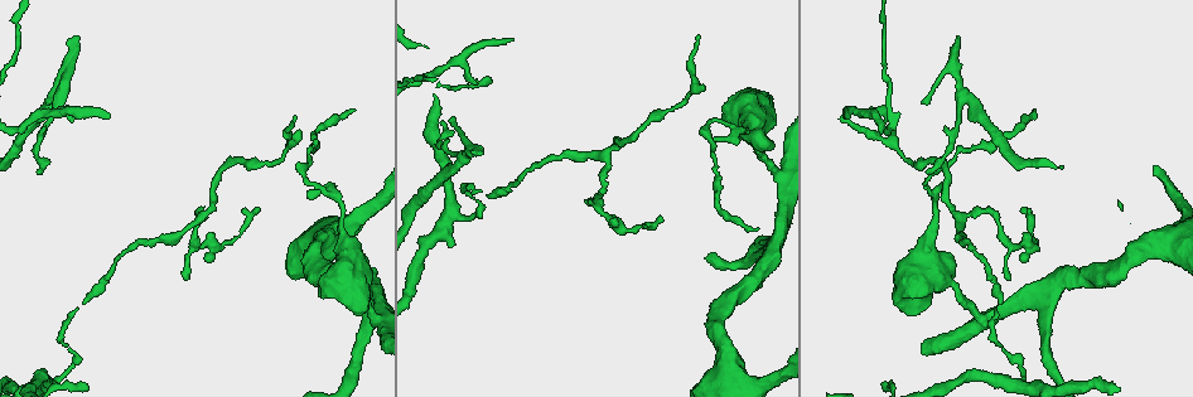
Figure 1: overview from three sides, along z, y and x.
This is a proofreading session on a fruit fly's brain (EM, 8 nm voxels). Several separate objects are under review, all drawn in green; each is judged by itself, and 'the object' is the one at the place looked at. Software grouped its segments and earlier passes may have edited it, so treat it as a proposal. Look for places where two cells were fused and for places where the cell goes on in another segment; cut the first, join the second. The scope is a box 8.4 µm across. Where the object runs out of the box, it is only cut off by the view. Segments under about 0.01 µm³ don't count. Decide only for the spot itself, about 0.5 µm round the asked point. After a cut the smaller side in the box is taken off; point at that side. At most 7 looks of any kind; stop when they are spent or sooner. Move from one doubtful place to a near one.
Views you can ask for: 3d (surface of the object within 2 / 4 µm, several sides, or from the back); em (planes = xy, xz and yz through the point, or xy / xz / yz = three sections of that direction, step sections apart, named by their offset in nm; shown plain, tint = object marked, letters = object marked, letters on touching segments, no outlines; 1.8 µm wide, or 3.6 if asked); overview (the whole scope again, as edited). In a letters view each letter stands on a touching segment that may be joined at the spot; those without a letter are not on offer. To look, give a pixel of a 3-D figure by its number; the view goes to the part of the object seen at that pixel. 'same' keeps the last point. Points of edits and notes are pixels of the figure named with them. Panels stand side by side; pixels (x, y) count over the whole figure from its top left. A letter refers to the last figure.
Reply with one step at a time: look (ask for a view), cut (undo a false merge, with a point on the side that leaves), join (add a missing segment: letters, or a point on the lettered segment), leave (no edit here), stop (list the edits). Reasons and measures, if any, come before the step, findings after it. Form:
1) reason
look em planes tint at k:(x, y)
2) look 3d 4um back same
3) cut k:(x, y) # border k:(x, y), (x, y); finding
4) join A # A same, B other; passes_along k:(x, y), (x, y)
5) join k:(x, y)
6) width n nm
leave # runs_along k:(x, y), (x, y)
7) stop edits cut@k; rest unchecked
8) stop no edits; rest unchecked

thin end
look em xz step 16 letters at 1:(296, 119)

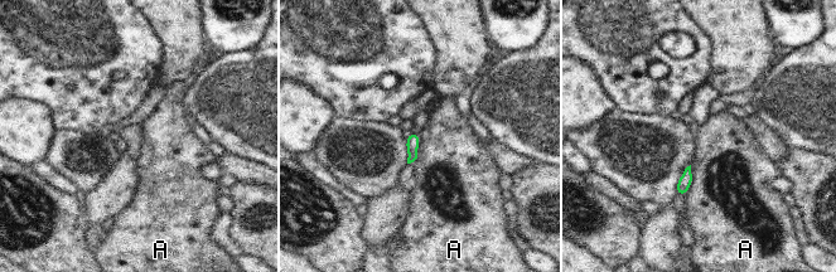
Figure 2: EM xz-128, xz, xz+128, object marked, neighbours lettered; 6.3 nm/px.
look em planes letters same

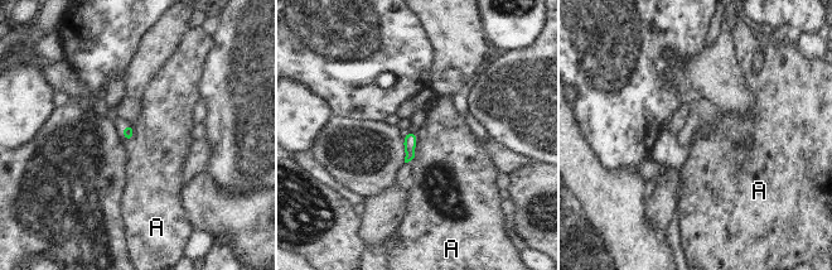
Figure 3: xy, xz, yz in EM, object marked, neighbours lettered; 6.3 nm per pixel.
leave # A other; border 3:(415, 131), (415, 155), (410, 160); none of them fits

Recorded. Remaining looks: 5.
branch stops here
look em planes letters at 1:(49, 104)

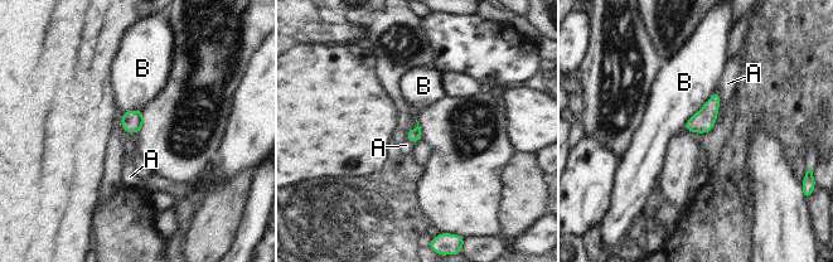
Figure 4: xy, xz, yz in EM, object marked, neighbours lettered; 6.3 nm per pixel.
longest_contact B 300 nm
leave # A other, B other; border 4:(717, 90), (720, 106), (716, 119); no lettered segment goes on from it

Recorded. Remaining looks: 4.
branch stops here
look 3d 4um at 1:(996, 307)

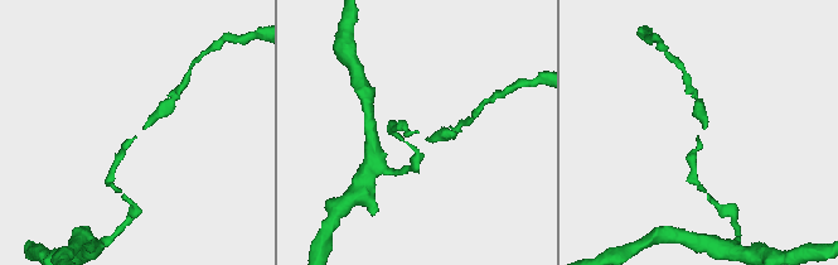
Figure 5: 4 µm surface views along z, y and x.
look em xz step 4 tint at 5:(418, 133)

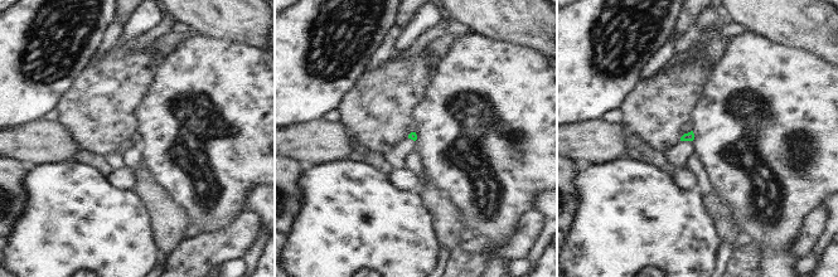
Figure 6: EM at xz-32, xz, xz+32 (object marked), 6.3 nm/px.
another direction
look em planes letters same

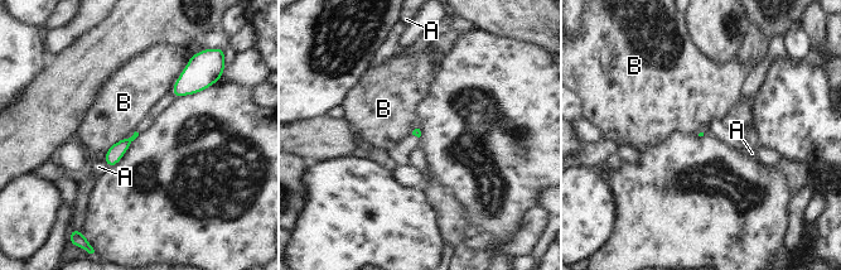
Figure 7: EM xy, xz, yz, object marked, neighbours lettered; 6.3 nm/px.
leave # A other, B other; border 7:(188, 63), (170, 91); none of them fits

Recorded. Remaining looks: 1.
stop no edits; rest unchecked

